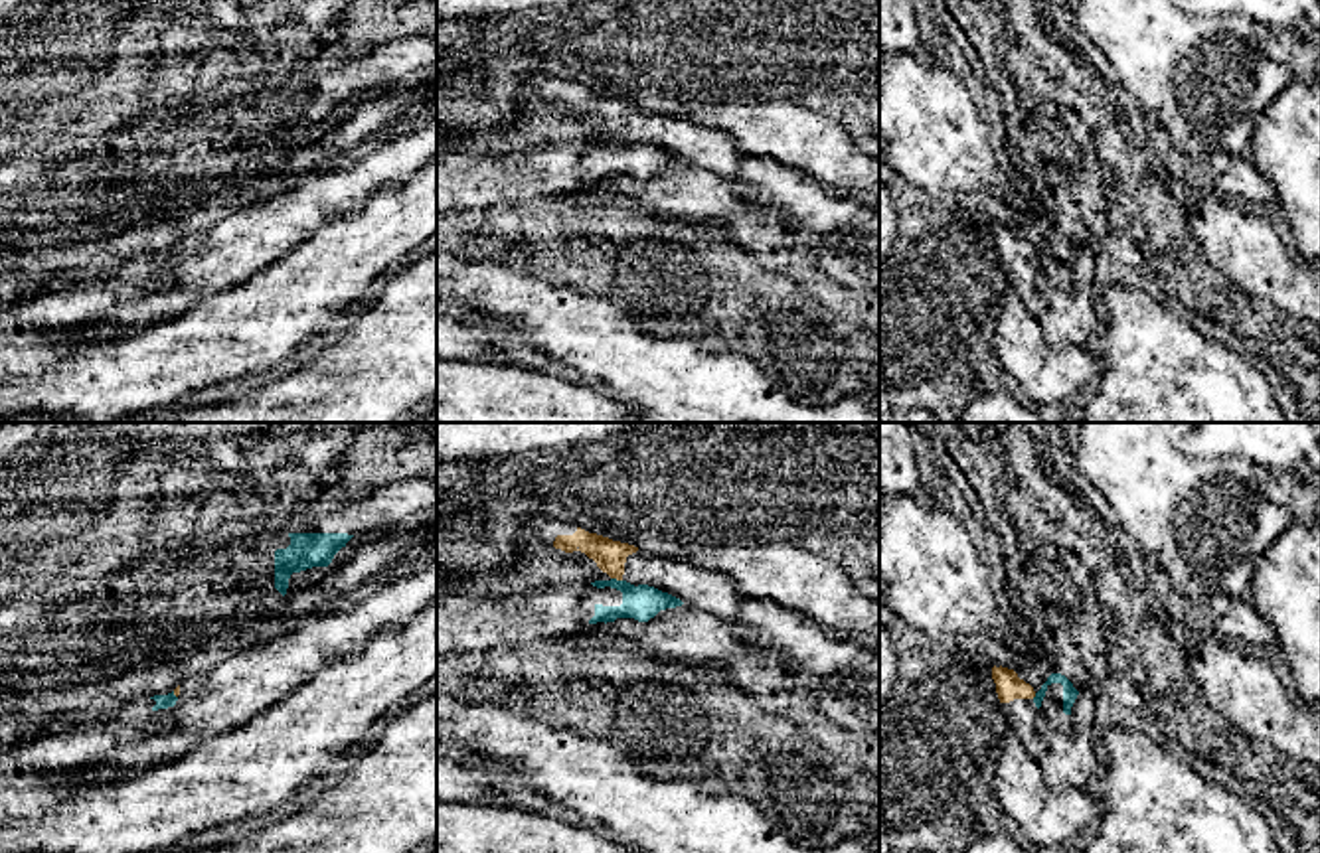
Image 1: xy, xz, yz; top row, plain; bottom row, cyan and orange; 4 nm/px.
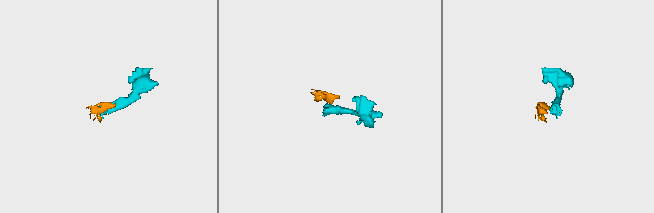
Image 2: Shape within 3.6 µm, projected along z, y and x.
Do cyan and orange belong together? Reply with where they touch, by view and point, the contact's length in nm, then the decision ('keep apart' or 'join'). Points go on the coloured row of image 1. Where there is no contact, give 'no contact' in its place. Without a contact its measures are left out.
contact xz (615, 579); length 50 nm; keep apart

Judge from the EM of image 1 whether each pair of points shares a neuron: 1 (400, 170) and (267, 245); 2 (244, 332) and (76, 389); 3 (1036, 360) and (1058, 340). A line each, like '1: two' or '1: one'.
1: one
2: one
3: two

